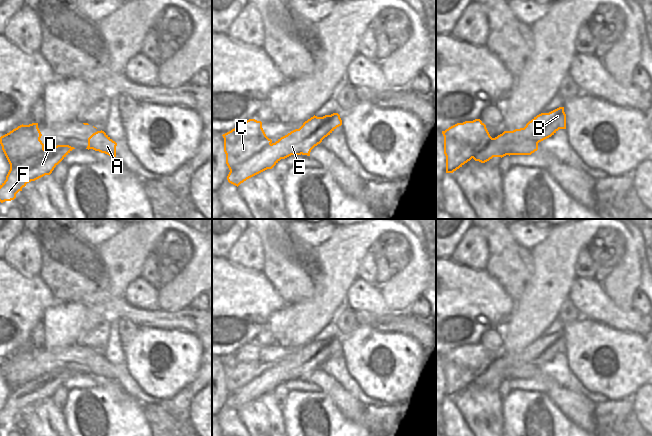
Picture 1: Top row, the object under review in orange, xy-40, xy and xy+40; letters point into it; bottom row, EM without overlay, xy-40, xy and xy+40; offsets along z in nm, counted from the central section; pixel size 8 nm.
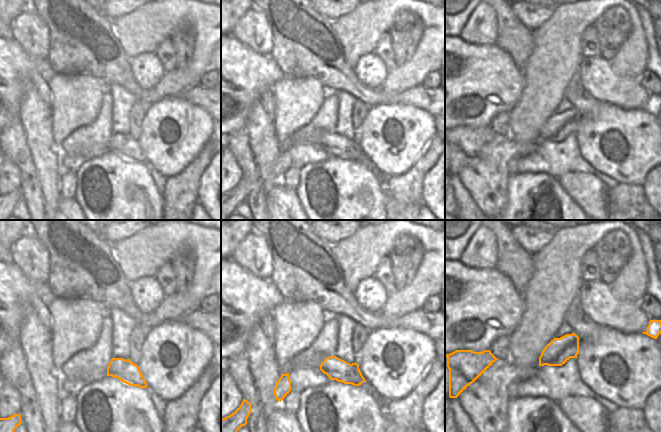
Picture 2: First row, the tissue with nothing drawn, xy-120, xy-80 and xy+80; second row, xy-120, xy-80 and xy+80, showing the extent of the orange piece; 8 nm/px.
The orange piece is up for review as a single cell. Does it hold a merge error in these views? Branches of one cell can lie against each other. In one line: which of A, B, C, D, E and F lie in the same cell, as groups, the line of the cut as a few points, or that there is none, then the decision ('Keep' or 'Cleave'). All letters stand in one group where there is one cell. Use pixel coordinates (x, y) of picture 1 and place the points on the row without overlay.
Groups: A C / B D E F. Split along xy (270, 367), (230, 395). Cleave.

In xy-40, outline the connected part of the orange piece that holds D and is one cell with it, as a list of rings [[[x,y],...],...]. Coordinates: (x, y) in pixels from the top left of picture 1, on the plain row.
[[[57,369],[10,389],[6,404],[0,409],[0,426],[14,424],[27,407],[50,399],[73,373],[69,369]]]

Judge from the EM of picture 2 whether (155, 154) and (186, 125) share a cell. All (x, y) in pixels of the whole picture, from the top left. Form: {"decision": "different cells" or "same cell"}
{"decision": "same cell"}

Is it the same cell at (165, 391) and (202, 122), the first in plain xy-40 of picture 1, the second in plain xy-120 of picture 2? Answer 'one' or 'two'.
one

